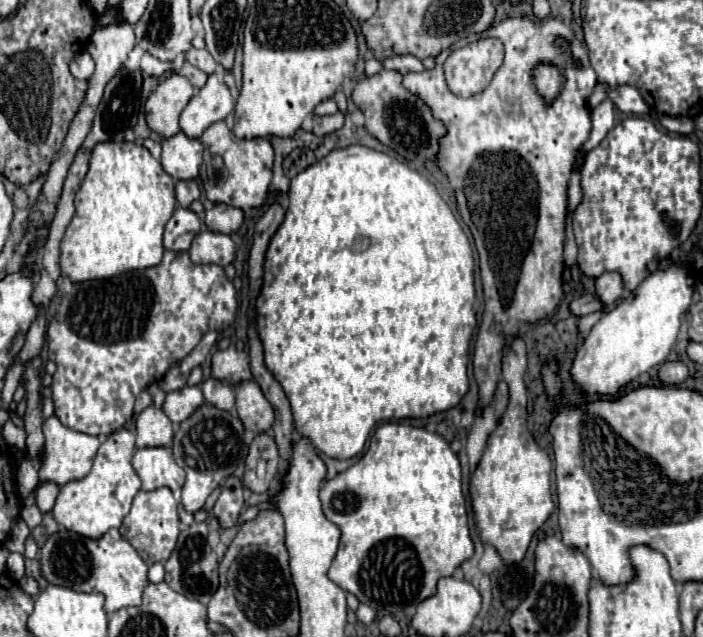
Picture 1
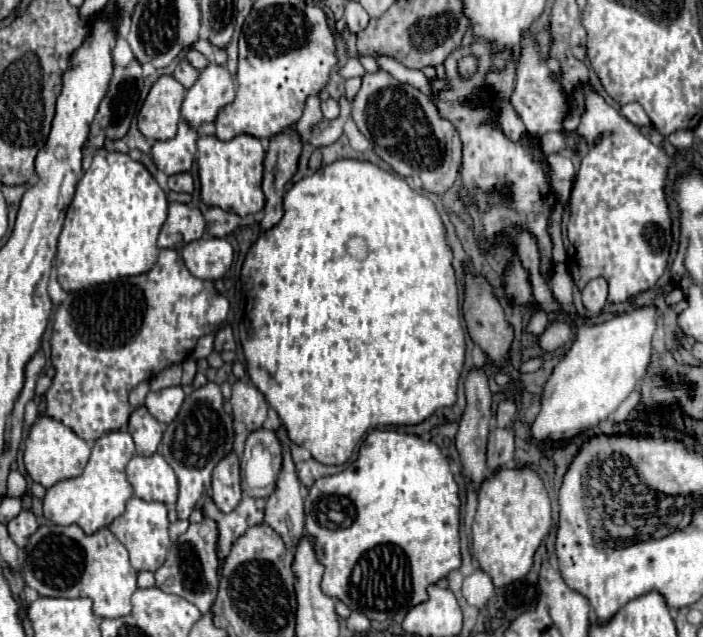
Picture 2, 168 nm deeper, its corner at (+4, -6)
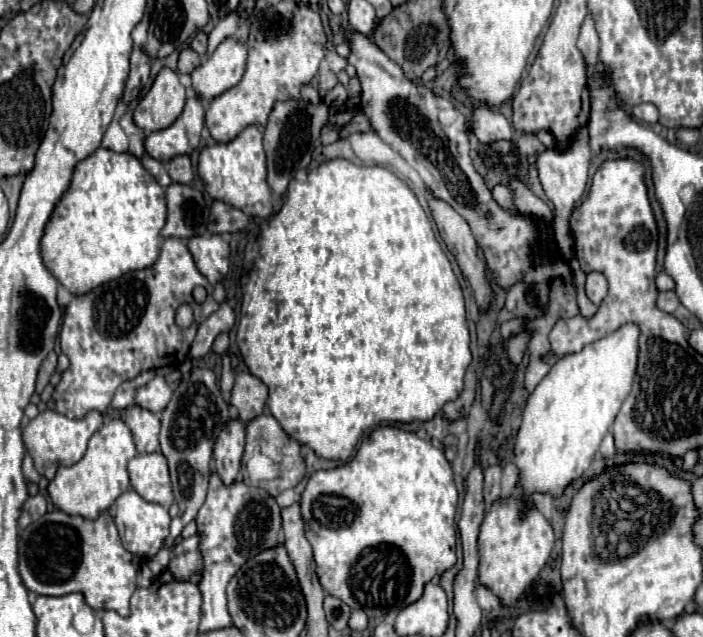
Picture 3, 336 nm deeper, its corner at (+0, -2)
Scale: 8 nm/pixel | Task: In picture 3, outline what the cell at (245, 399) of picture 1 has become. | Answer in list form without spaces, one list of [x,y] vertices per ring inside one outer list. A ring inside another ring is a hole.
[[[238,373],[230,403],[238,409],[242,421],[252,421],[262,415],[268,401],[268,387],[250,373]]]

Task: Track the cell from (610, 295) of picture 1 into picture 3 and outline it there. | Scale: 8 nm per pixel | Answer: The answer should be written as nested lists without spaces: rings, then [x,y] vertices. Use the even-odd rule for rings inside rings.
[[[588,273],[586,295],[594,305],[600,305],[608,293],[608,281],[602,273]]]

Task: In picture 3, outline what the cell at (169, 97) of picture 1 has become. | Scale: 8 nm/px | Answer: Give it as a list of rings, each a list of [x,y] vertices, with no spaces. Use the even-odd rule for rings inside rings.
[[[164,67],[152,89],[142,97],[134,111],[134,123],[146,133],[170,127],[182,113],[186,103],[186,89],[180,83],[180,75]]]

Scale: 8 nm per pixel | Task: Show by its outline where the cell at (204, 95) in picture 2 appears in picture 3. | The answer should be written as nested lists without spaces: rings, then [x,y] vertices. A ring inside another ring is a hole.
[[[228,37],[196,71],[192,71],[192,89],[200,99],[212,101],[238,85],[244,75],[244,65],[246,47],[234,37]]]

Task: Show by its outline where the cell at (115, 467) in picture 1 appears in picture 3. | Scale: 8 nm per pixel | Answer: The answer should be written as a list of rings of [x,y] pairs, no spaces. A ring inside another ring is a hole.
[[[110,419],[106,421],[88,441],[86,455],[70,465],[60,467],[56,471],[56,477],[48,485],[50,501],[58,511],[64,511],[68,515],[82,515],[86,519],[96,519],[102,511],[108,511],[110,505],[130,489],[130,477],[128,477],[128,461],[136,455],[134,439],[128,429],[128,425],[122,419]]]

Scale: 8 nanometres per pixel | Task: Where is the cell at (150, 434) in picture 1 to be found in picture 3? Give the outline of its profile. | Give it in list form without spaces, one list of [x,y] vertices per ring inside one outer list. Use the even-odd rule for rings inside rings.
[[[134,405],[130,409],[130,415],[126,417],[126,425],[130,427],[130,431],[134,435],[138,453],[152,453],[160,447],[160,441],[158,441],[160,417],[156,413]]]

